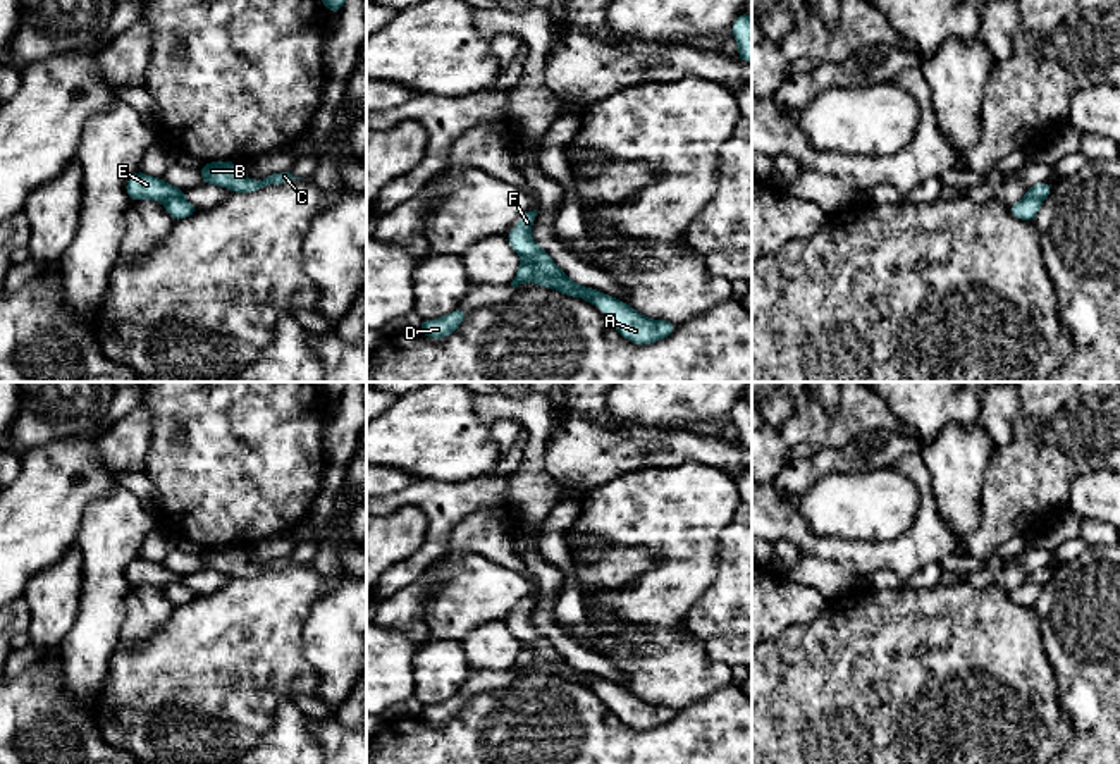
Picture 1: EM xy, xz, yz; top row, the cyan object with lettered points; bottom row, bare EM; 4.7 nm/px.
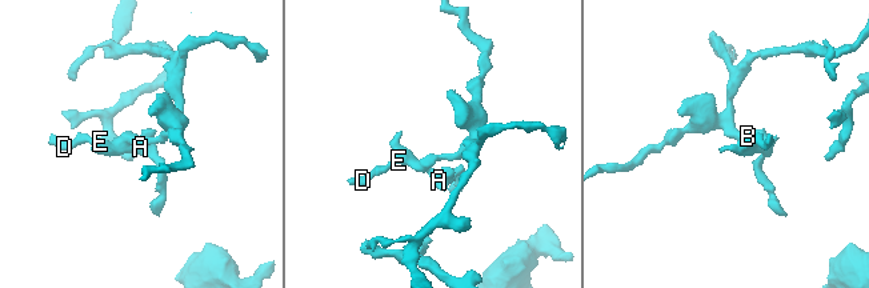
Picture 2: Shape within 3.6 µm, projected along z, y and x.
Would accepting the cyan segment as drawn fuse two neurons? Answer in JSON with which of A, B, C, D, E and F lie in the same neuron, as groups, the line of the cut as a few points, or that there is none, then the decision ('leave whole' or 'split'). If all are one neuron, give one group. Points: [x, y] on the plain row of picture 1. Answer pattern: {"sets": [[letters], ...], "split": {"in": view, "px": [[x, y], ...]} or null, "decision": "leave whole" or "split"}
{"sets": [["A", "F"], ["B", "C", "D", "E"]], "split": {"in": "xz", "px": [[522, 644], [532, 646], [568, 666]]}, "decision": "split"}

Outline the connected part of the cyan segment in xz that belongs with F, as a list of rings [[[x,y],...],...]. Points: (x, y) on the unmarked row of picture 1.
[[[537,595],[525,599],[518,611],[513,613],[513,616],[506,621],[511,633],[520,640],[523,647],[533,647],[545,657],[563,664],[569,666],[569,662],[554,649],[554,645],[535,630],[532,625],[532,611],[535,606]]]

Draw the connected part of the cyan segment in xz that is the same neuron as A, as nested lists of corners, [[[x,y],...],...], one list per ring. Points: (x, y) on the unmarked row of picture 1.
[[[588,673],[588,687],[595,690],[611,711],[633,730],[652,730],[674,718],[678,712],[669,705],[652,705],[635,697],[628,688]]]

